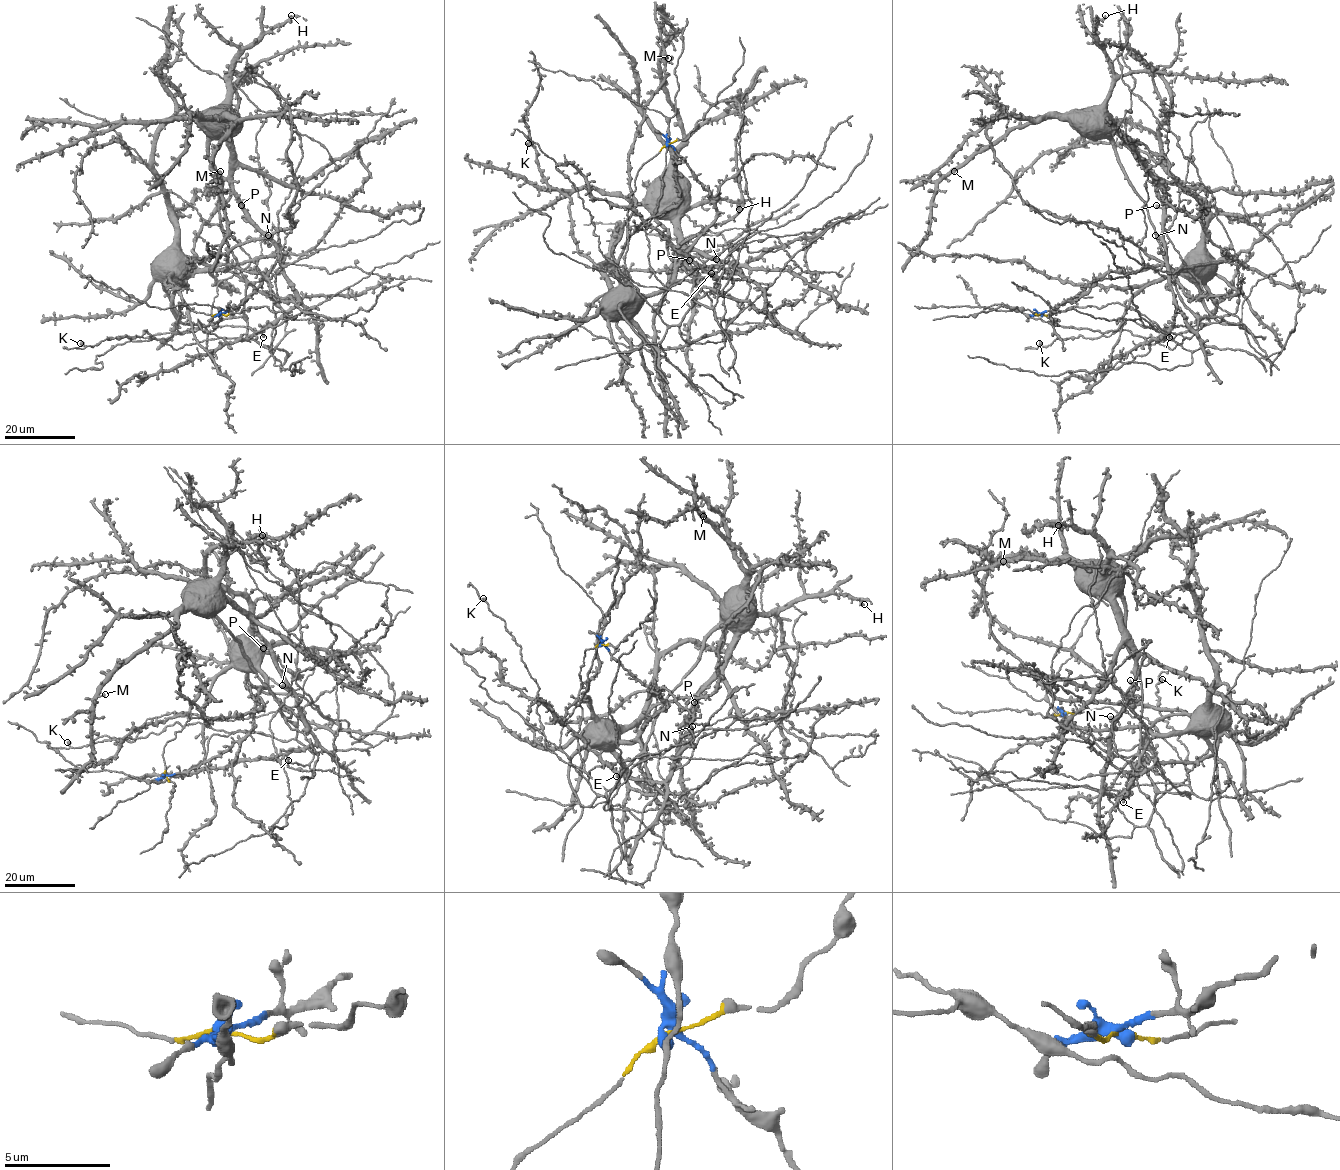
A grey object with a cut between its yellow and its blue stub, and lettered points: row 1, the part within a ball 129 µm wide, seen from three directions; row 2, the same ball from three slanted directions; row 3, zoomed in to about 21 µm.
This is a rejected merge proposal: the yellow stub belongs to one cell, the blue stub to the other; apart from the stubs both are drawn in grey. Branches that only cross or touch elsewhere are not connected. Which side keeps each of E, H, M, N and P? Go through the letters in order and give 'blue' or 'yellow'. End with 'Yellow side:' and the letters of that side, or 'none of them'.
E: yellow
H: yellow
M: yellow
N: yellow
P: yellow
Yellow side: E, H, M, N, P

